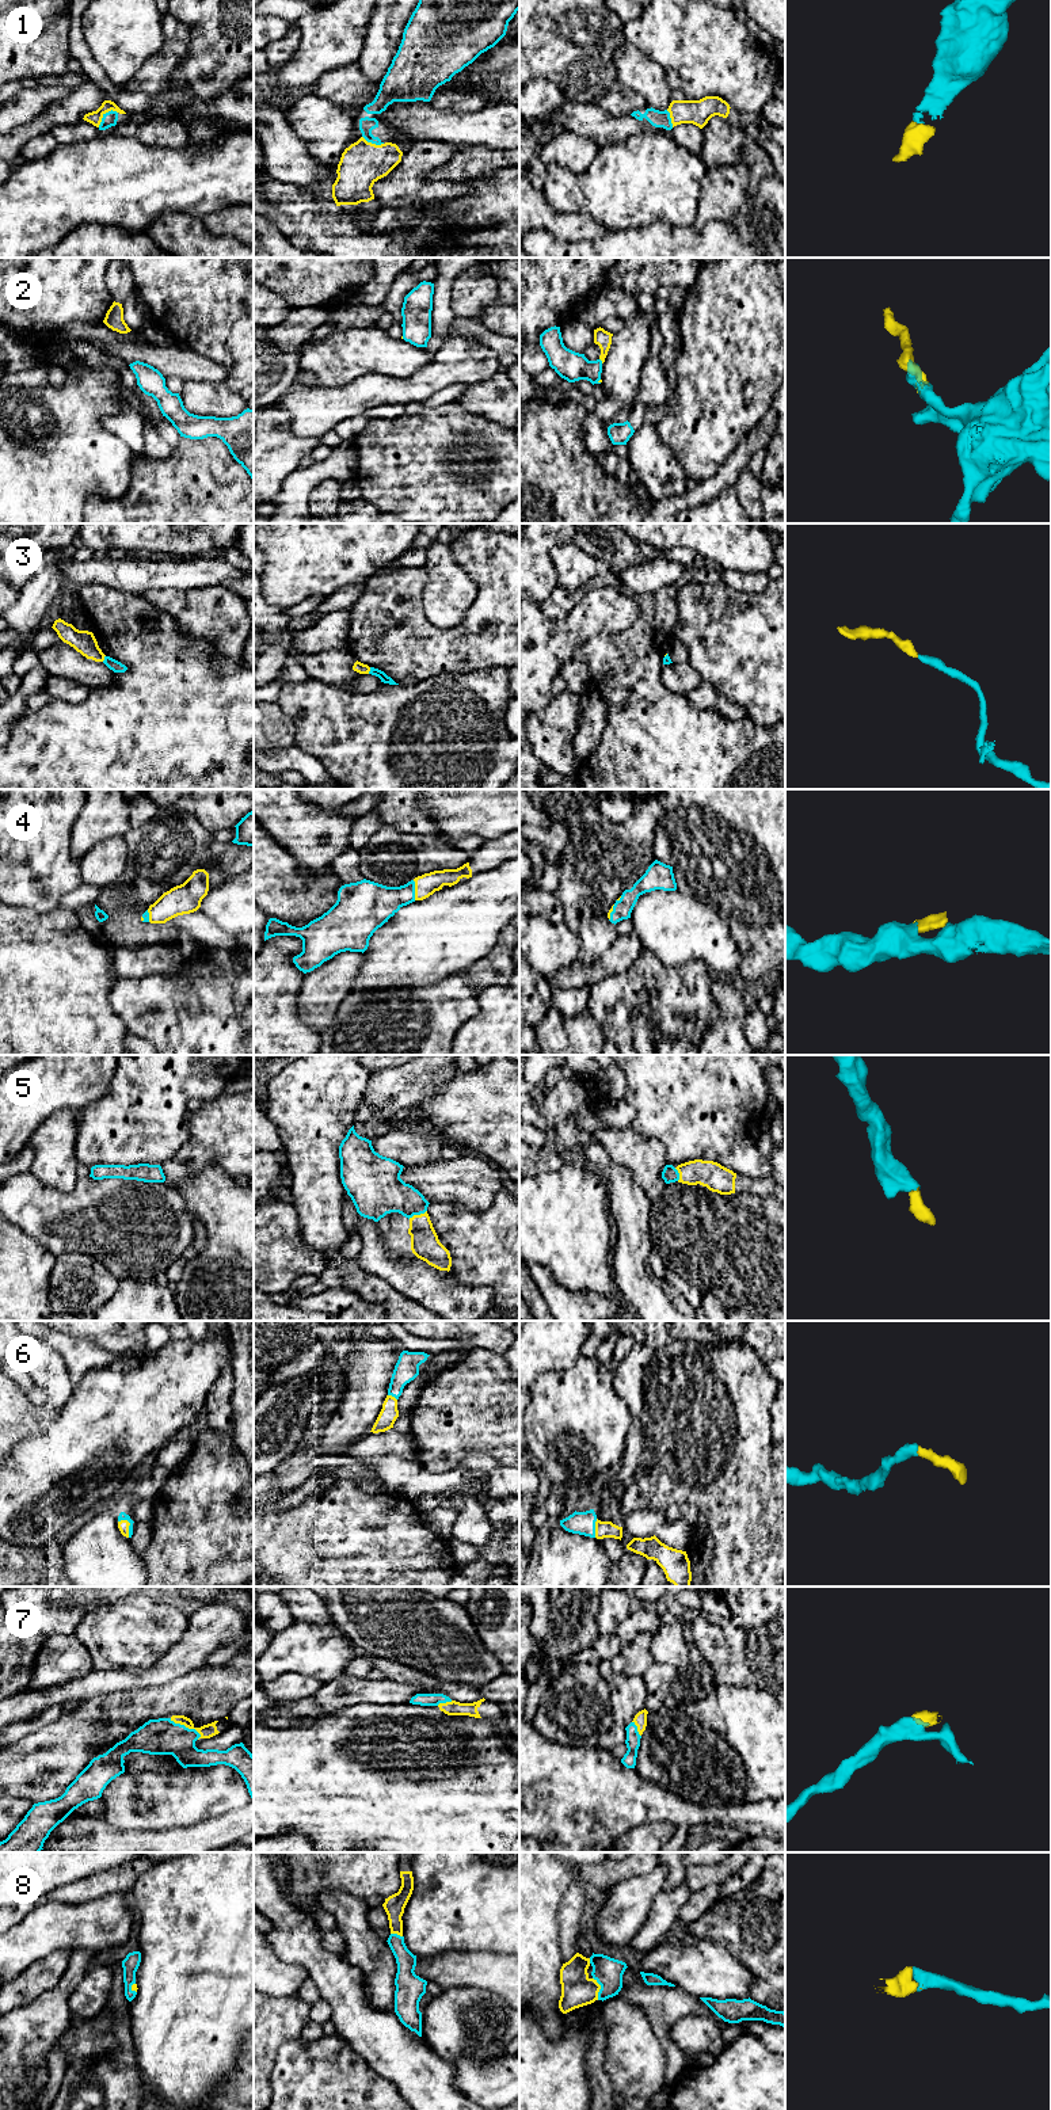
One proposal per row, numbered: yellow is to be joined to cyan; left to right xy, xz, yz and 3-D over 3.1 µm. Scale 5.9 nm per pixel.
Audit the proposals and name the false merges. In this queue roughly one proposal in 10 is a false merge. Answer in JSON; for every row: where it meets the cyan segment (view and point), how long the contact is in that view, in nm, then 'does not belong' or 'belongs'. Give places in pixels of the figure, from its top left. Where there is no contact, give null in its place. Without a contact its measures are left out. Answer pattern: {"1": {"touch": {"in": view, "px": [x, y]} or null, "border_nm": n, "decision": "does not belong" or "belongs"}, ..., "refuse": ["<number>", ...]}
{"1": {"touch": {"in": "xy", "px": [105, 114]}, "border_nm": 150, "decision": "belongs"}, "2": {"touch": {"in": "yz", "px": [601, 361]}, "border_nm": 40, "decision": "belongs"}, "3": {"touch": {"in": "xz", "px": [370, 670]}, "border_nm": 40, "decision": "belongs"}, "4": {"touch": {"in": "xz", "px": [414, 890]}, "border_nm": 120, "decision": "belongs"}, "5": {"touch": {"in": "xz", "px": [417, 1214]}, "border_nm": 120, "decision": "belongs"}, "6": {"touch": {"in": "xy", "px": [130, 1524]}, "border_nm": 120, "decision": "belongs"}, "7": {"touch": {"in": "xy", "px": [185, 1726]}, "border_nm": 220, "decision": "belongs"}, "8": {"touch": {"in": "yz", "px": [601, 1988]}, "border_nm": 140, "decision": "belongs"}, "refuse": []}

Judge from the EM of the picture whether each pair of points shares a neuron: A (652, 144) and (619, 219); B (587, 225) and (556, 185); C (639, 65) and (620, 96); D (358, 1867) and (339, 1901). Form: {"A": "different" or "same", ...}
{"A": "same", "B": "different", "C": "different", "D": "different"}

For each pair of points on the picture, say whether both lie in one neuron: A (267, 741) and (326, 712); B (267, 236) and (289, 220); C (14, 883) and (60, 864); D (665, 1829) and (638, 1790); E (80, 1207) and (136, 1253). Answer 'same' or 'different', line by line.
A: different
B: different
C: same
D: different
E: same

